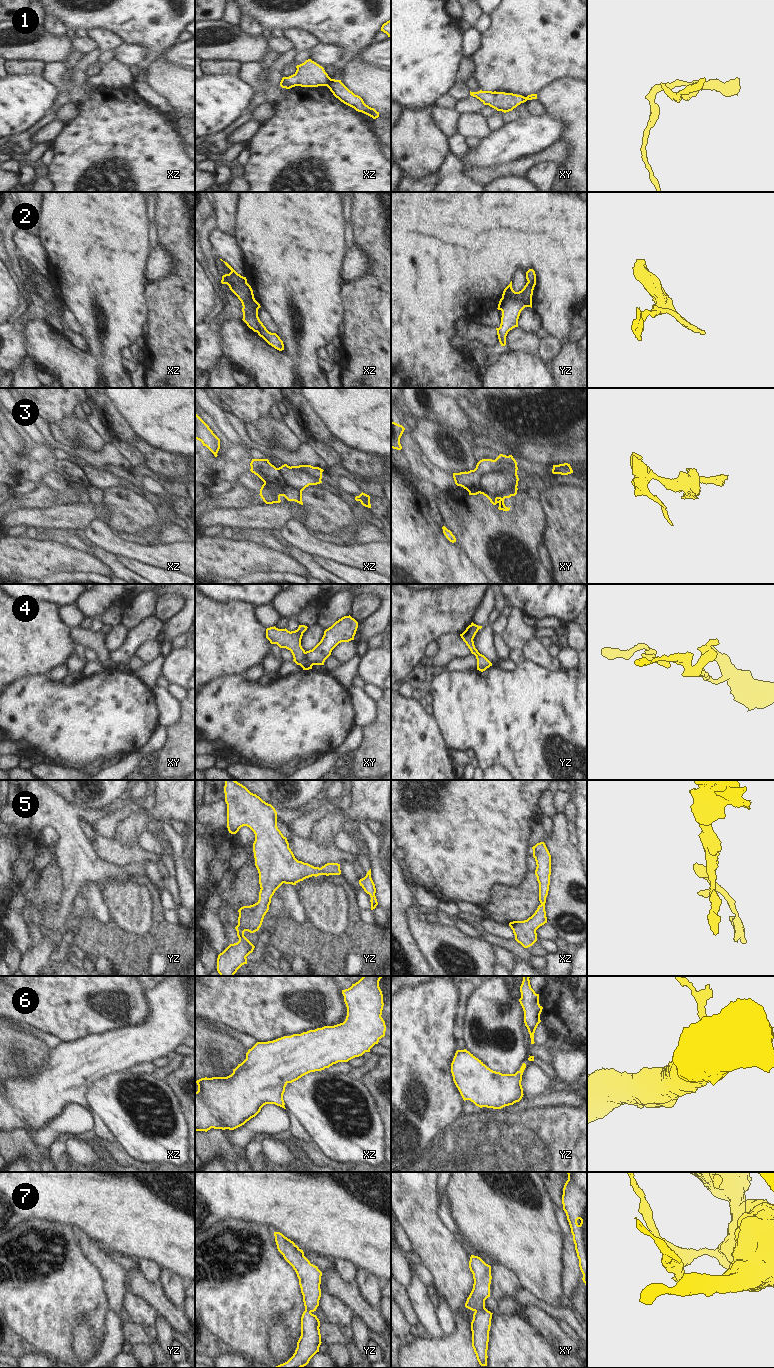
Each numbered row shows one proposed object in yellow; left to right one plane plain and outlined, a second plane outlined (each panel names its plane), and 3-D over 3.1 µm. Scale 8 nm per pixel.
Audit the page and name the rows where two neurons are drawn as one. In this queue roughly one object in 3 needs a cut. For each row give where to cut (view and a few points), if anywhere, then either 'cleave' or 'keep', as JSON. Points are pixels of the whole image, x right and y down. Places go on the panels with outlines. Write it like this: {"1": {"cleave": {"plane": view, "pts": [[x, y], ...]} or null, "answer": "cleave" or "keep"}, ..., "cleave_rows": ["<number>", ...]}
{"1": {"cleave": {"plane": "xz", "pts": [[331, 79], [326, 85]]}, "answer": "cleave"}, "2": {"cleave": {"plane": "xz", "pts": [[252, 297], [249, 306], [256, 314], [258, 332]]}, "answer": "cleave"}, "3": {"cleave": null, "answer": "keep"}, "4": {"cleave": {"plane": "xy", "pts": [[304, 652], [304, 658], [312, 665]]}, "answer": "cleave"}, "5": {"cleave": null, "answer": "keep"}, "6": {"cleave": null, "answer": "keep"}, "7": {"cleave": {"plane": "xy", "pts": [[484, 1307], [475, 1312]]}, "answer": "cleave"}, "cleave_rows": ["1", "2", "4", "7"]}

